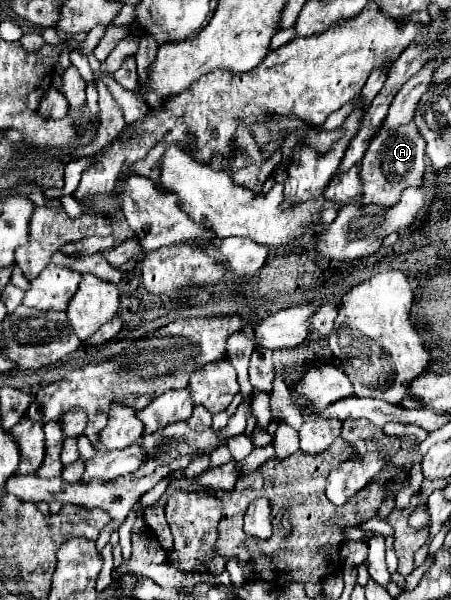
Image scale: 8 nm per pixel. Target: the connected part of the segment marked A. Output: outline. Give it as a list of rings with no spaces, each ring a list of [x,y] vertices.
[[[415,123],[401,125],[397,129],[381,127],[371,139],[367,155],[361,161],[361,179],[363,179],[363,205],[375,203],[391,207],[399,201],[401,191],[407,185],[421,185],[425,173],[425,139],[419,135]]]

